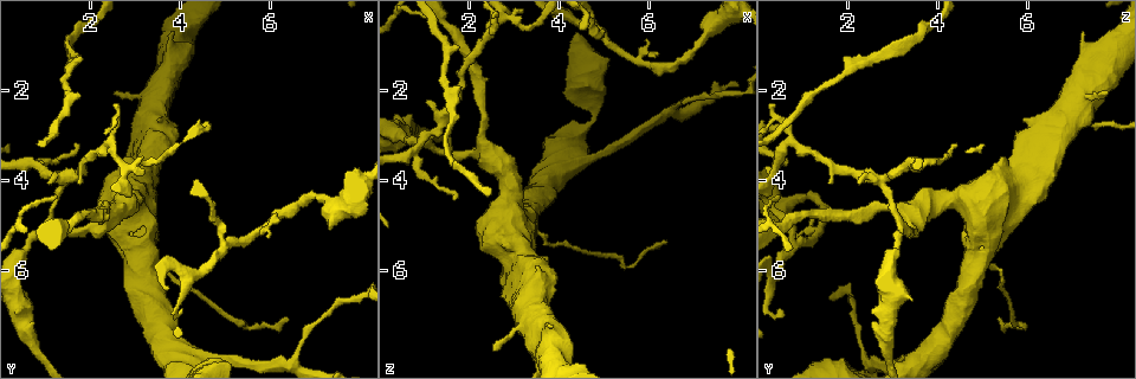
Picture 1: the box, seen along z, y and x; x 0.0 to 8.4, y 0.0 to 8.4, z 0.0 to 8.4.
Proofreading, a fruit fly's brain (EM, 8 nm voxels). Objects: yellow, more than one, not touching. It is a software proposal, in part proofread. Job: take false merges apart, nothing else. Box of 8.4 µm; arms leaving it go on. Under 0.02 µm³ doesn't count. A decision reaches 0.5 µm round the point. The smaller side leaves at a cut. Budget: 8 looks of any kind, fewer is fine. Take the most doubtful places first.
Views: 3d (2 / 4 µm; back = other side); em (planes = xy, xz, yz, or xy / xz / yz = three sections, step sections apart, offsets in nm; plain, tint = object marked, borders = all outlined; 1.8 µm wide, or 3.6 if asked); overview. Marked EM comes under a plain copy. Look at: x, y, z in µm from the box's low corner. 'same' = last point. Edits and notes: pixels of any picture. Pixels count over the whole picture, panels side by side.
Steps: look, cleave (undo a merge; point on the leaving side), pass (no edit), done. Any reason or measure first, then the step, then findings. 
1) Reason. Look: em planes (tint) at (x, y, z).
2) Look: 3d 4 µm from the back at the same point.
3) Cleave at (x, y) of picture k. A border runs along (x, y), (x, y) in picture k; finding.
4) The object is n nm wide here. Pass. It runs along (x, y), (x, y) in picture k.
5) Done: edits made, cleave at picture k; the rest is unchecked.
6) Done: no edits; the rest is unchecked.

Branch point. Look: em xz step 16 (tint) at (5.00, 5.45, 0.80).

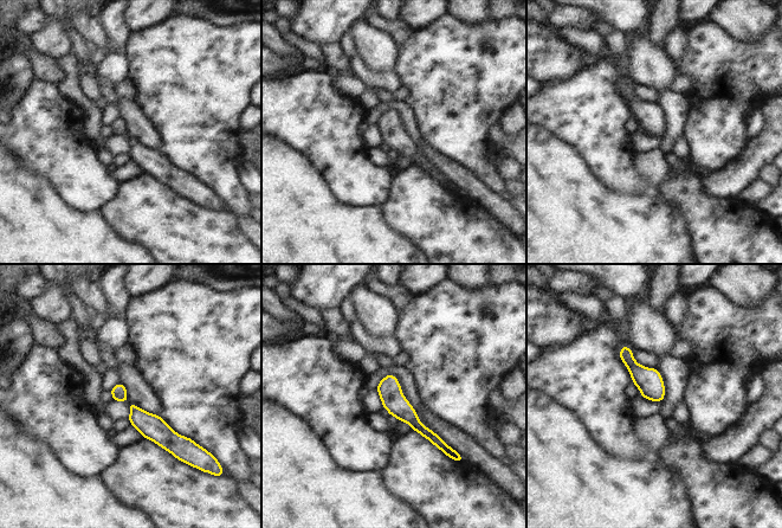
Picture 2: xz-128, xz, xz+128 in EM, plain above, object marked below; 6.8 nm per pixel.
Another direction. Look: em planes (tint) at the same point.

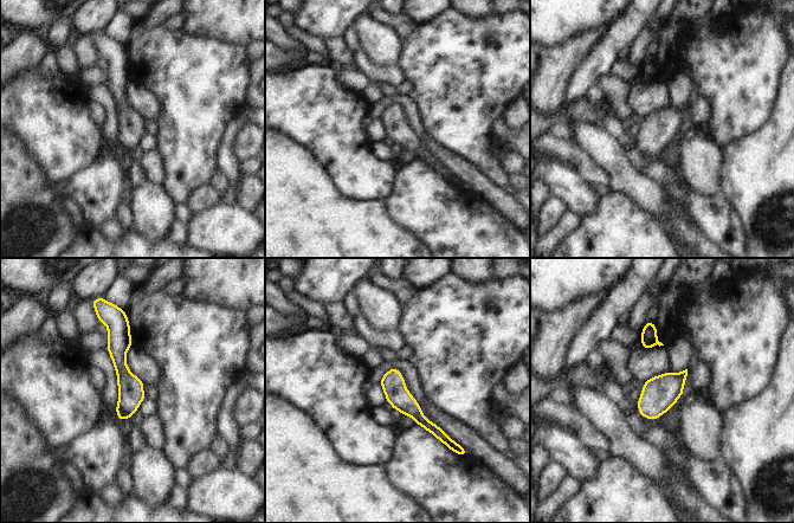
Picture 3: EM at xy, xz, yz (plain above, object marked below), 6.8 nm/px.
Pass. It runs along (120, 321), (122, 417) in picture 3; all the same neuron.

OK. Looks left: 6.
Abrupt turn. Look: 3d 2 µm from the back at (1.35, 4.00, 2.80).

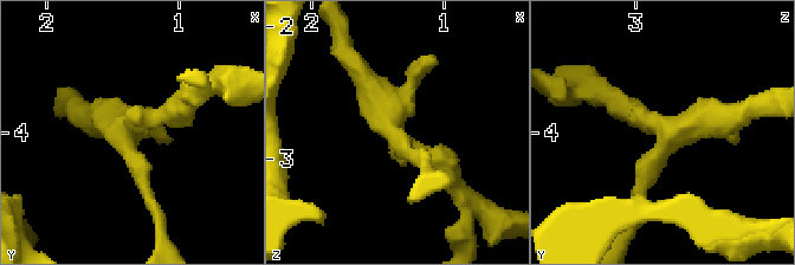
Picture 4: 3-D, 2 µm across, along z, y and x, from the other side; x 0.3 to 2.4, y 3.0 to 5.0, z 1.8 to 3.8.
3 arms meet here. Look: em planes (tint) at (1.42, 4.04, 2.78).

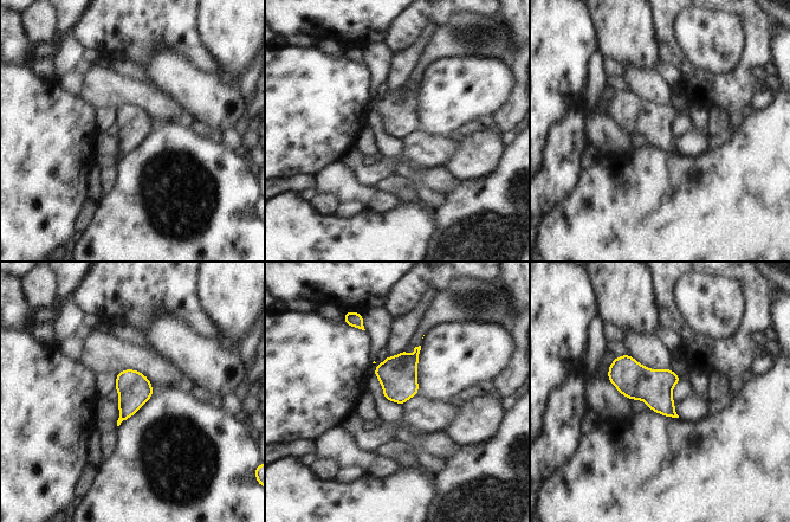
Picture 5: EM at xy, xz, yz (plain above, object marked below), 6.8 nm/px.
Pass. Continuous, no second neuron.

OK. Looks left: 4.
Branch point. Look: em xy step 8 (tint) at (2.40, 3.10, 0.75).

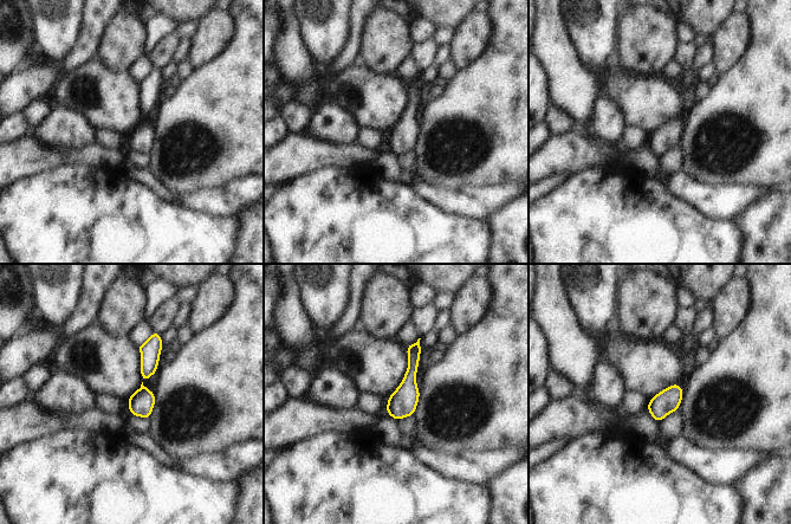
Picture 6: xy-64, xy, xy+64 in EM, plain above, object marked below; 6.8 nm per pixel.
The object is 160 nm wide here. Pass. It runs along (156, 336), (137, 413) in picture 6; all the same neuron.

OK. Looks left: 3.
Done: no edits; the rest is unchecked.

